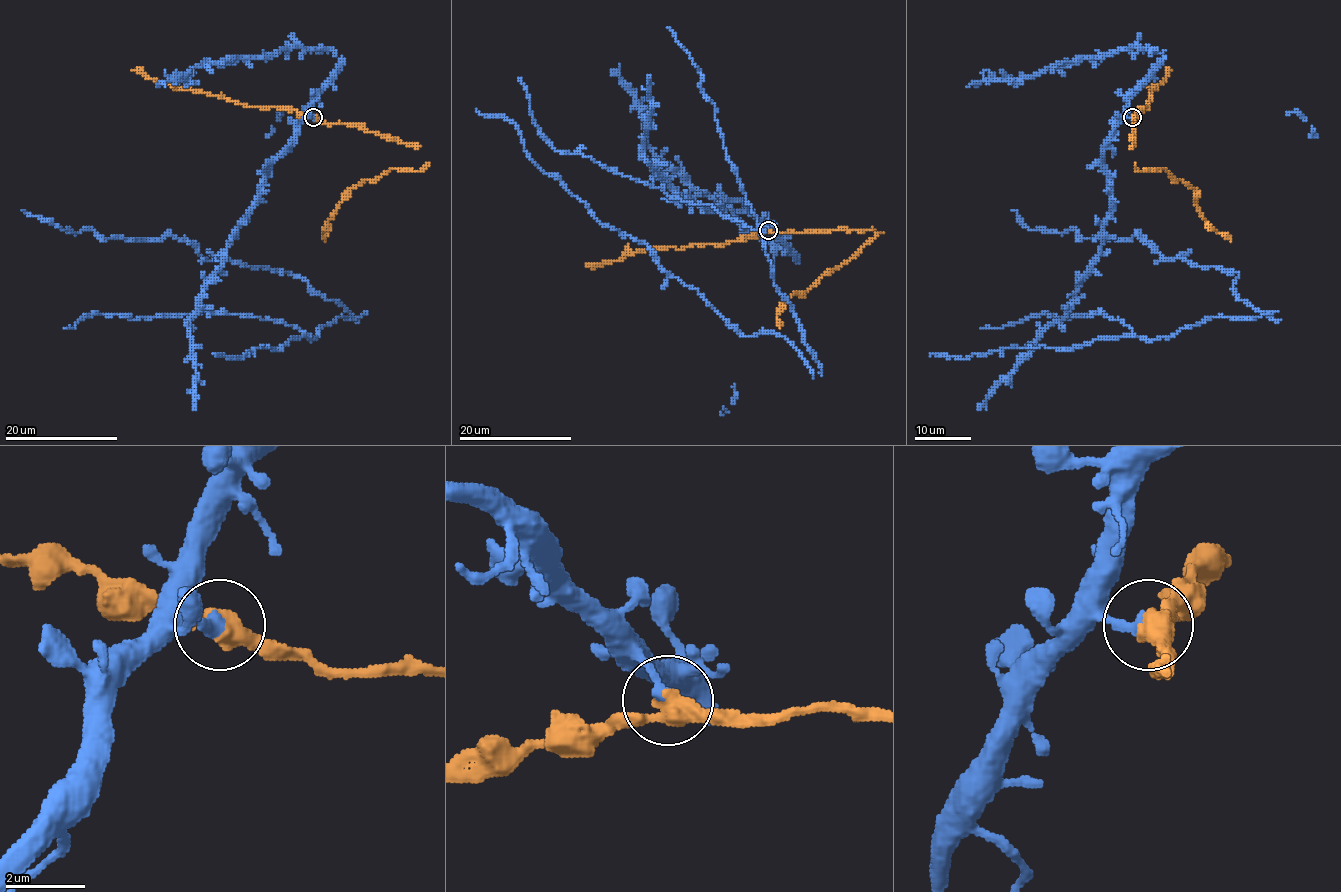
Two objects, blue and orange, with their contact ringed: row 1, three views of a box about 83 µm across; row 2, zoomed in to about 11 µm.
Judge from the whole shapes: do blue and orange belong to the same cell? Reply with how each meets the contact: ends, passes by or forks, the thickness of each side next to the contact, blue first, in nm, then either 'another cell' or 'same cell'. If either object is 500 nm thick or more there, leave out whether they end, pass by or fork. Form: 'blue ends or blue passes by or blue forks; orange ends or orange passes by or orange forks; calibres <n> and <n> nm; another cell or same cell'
blue ends; orange passes by; calibres 360 and 480 nm; another cell

